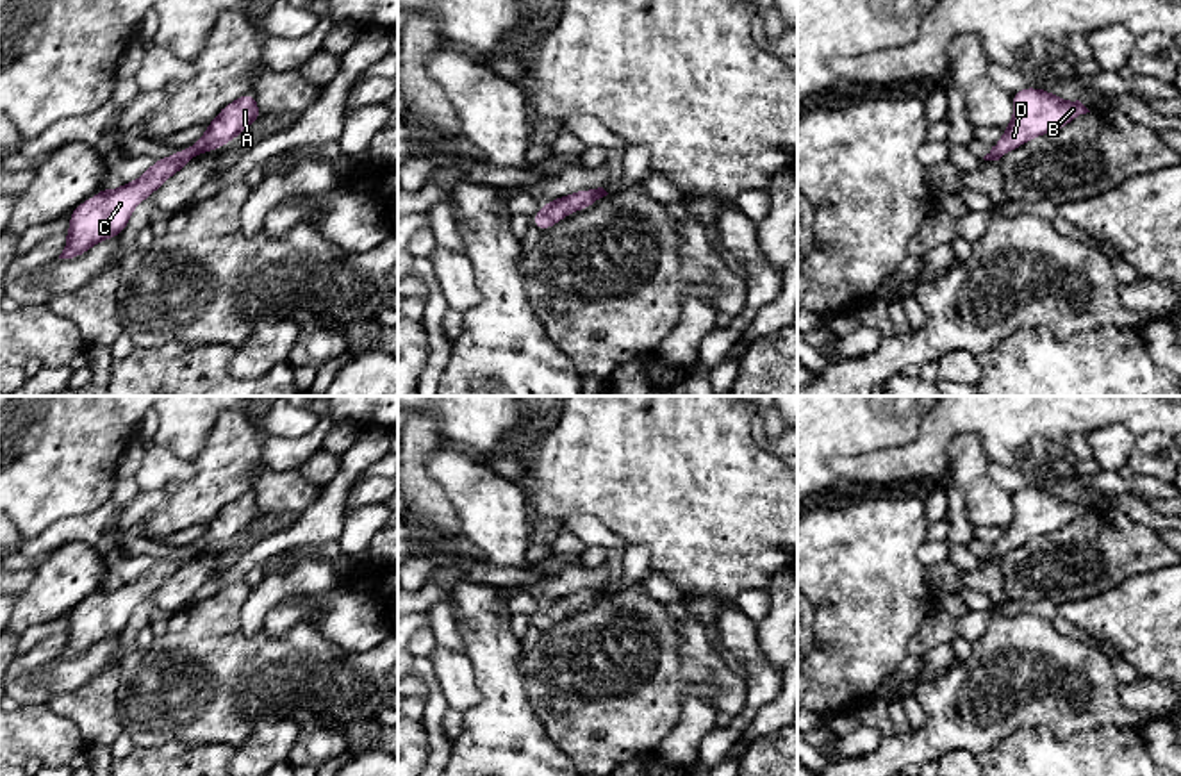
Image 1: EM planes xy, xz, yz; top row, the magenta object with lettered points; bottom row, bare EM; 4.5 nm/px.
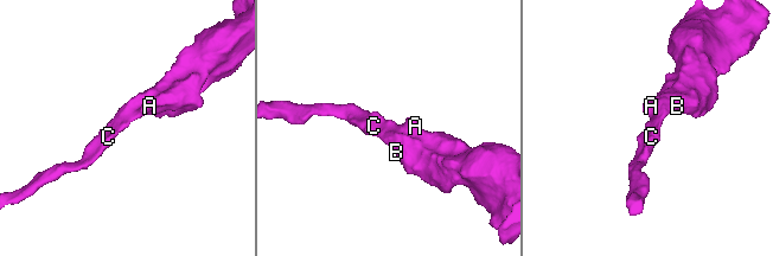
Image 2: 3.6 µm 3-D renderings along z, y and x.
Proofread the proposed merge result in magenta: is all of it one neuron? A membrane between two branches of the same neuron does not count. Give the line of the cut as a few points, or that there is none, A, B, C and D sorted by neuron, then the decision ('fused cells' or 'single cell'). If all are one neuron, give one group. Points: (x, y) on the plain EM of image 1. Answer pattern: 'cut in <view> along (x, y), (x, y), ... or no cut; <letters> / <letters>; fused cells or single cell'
no cut; A B C D; single cell

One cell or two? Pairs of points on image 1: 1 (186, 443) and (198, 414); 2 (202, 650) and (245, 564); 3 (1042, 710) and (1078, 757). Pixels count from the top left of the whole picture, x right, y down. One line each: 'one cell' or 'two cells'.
1: one cell
2: two cells
3: two cells

